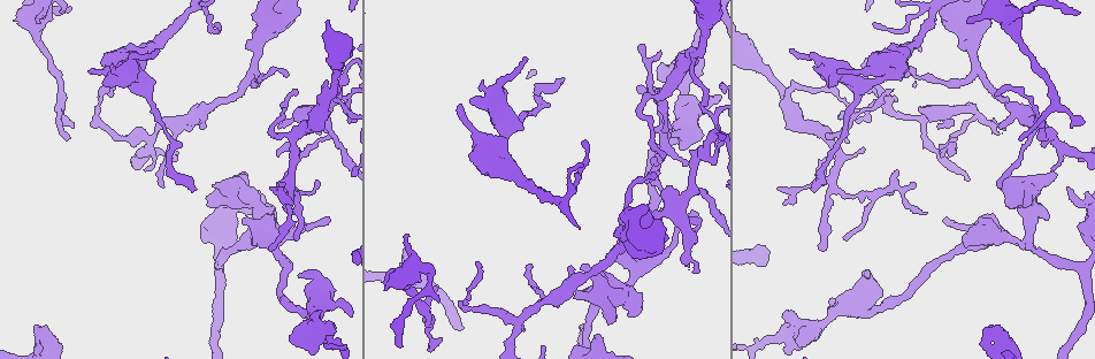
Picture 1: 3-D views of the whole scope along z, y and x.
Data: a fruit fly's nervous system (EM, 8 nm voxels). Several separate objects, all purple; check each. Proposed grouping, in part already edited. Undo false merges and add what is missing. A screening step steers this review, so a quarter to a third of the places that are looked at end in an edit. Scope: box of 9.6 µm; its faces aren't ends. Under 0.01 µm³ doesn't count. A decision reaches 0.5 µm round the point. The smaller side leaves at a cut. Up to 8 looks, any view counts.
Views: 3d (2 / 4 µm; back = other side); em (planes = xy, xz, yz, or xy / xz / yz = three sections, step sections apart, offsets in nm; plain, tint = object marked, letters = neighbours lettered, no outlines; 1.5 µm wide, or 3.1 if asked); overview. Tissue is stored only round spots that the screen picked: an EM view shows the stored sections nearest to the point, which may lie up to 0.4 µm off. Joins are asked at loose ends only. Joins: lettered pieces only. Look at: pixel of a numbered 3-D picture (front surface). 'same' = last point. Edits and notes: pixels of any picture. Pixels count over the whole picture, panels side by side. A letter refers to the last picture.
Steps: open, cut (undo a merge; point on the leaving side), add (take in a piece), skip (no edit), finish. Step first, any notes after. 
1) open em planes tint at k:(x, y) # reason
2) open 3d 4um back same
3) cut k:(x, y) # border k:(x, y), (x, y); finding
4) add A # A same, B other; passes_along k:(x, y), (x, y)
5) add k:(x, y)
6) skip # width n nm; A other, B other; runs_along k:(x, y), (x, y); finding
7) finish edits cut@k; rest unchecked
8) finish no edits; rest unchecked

open em planes letters at 1:(749, 349) # abrupt turn

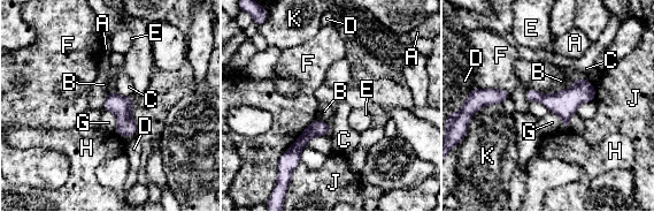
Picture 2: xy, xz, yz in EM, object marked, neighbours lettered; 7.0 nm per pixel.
cut 2:(317, 128) # longest_contact F 340 nm; A other, B other, C other, D other, E other, F other, G other, H other, J other, K other; border 2:(291, 148), (299, 152); a second neuron is stuck on

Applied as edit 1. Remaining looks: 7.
open em planes plain at 1:(693, 53) # narrows sharply

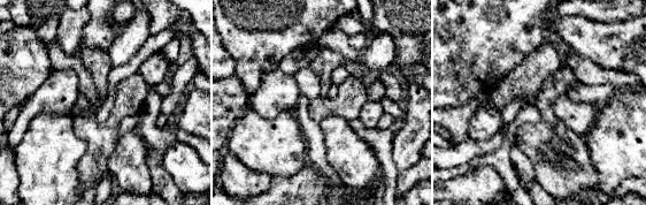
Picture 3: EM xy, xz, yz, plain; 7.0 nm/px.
open em planes letters same # what lies round it

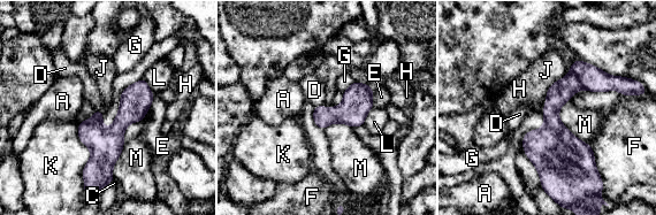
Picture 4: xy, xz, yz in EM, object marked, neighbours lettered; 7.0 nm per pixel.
cut 4:(590, 77) # A other, C other, D other, E other, F other, G other, H other, J other, K other, L other, M other; two neurons meet here

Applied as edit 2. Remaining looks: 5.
open overview # redraw

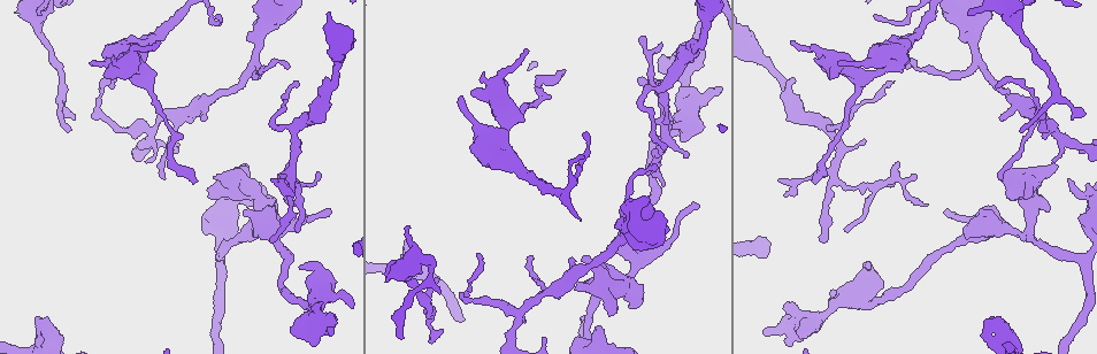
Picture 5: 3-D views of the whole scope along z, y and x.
open em planes letters at 5:(301, 267) # branch stops here

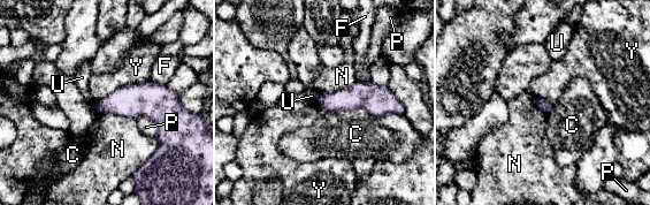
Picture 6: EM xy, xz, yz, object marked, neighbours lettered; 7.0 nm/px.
skip # longest_contact C 550 nm; C other, F other, N other, P other, U other, Y other; border 6:(148, 80), (119, 86), (93, 104); no lettered piece goes on from it

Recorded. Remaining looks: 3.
finish edits cut@2, cut@4; rest unchecked

